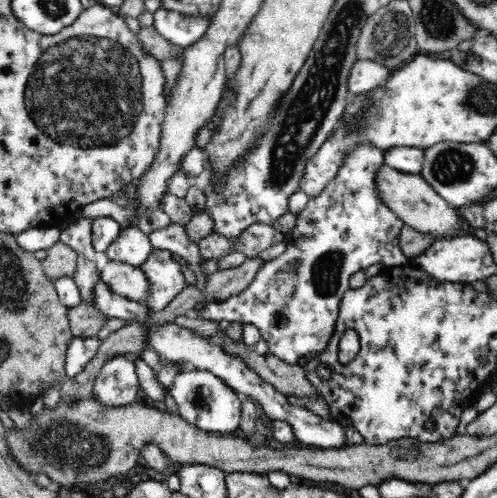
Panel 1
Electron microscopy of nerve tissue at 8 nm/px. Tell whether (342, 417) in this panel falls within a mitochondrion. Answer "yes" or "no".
no

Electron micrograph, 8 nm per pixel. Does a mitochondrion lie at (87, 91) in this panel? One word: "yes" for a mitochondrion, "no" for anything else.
yes

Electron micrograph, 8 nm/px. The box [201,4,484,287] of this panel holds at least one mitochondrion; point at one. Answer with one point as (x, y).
(392, 35)

